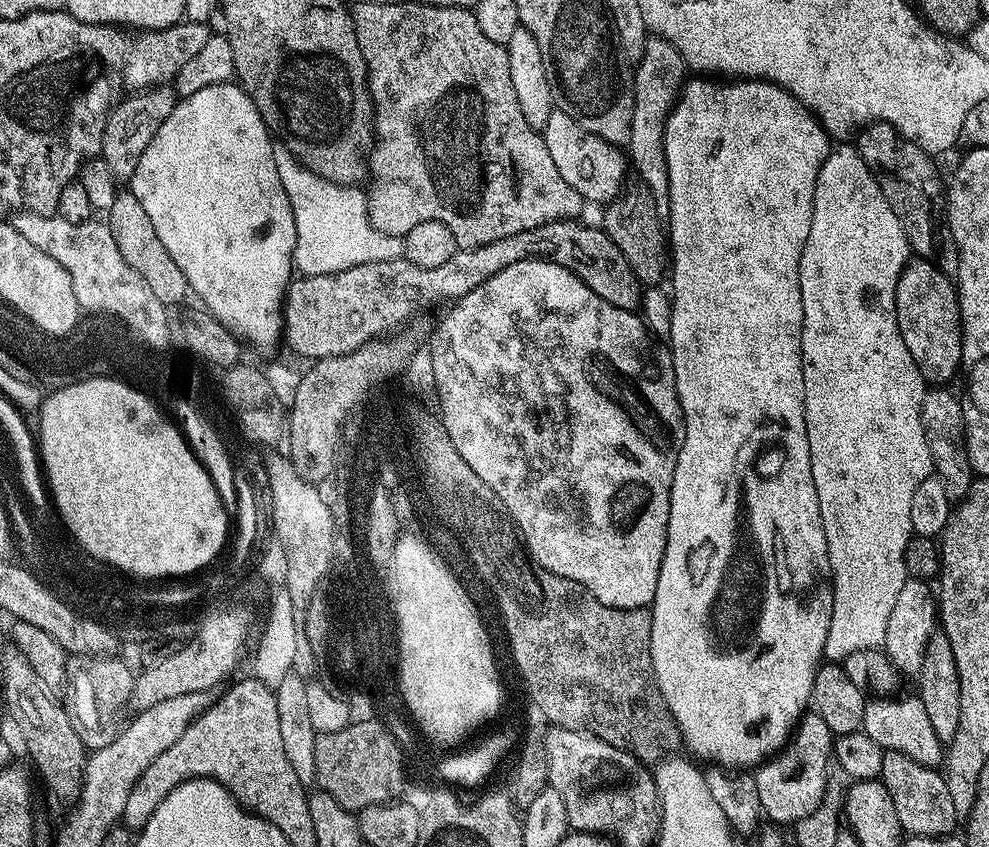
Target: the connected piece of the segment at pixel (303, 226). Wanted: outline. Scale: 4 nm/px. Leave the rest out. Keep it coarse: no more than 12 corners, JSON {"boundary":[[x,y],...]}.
{"boundary":[[274,147],[294,210],[292,263],[310,272],[398,260],[404,241]]}

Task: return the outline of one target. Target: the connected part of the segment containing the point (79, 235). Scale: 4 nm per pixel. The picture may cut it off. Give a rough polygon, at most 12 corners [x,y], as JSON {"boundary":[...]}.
{"boundary":[[15,217],[88,312],[173,343],[165,304],[118,254],[107,223]]}

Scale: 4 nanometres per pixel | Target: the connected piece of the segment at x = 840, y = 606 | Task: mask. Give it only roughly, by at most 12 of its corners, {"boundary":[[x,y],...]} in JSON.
{"boundary":[[848,144],[800,259],[833,645],[880,648],[933,475],[908,239]]}

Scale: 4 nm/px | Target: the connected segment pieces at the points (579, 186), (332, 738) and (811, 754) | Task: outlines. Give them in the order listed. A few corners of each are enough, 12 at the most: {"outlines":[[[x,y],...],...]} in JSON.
{"outlines":[[[552,111],[542,135],[577,197],[624,191],[623,147]],[[357,724],[317,735],[316,784],[363,810],[405,784],[401,745]],[[815,710],[755,769],[761,813],[794,826],[826,794],[832,731]]]}

